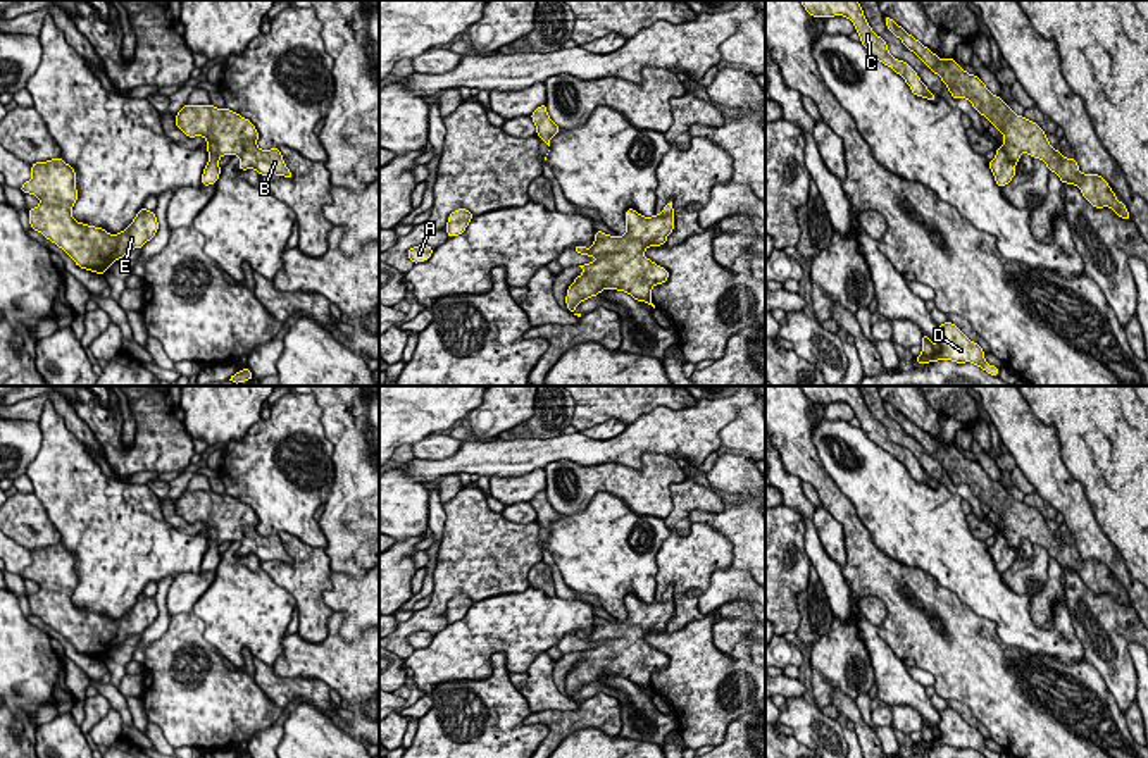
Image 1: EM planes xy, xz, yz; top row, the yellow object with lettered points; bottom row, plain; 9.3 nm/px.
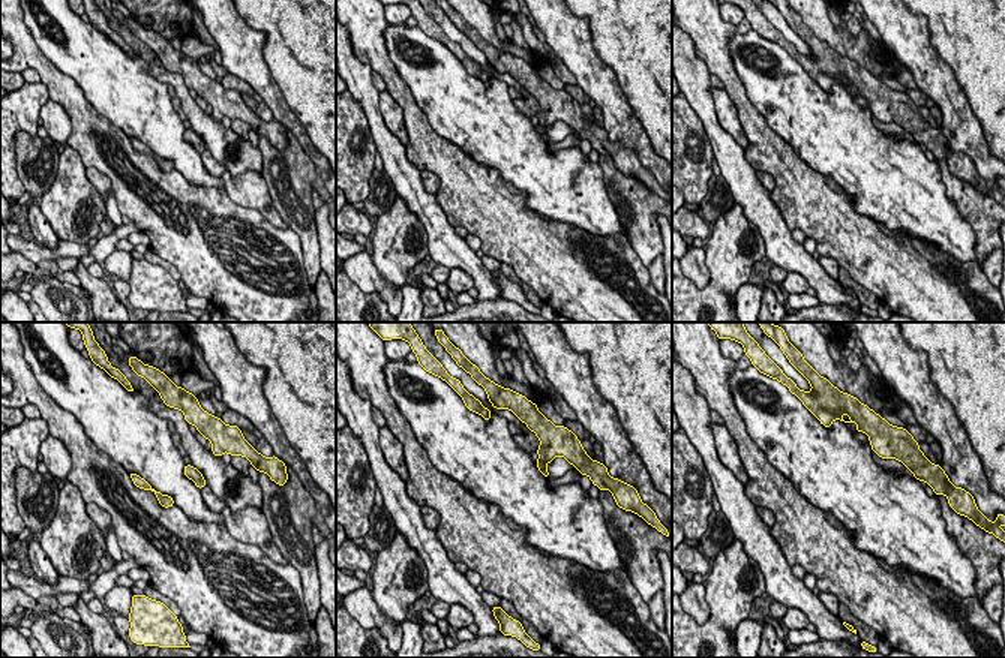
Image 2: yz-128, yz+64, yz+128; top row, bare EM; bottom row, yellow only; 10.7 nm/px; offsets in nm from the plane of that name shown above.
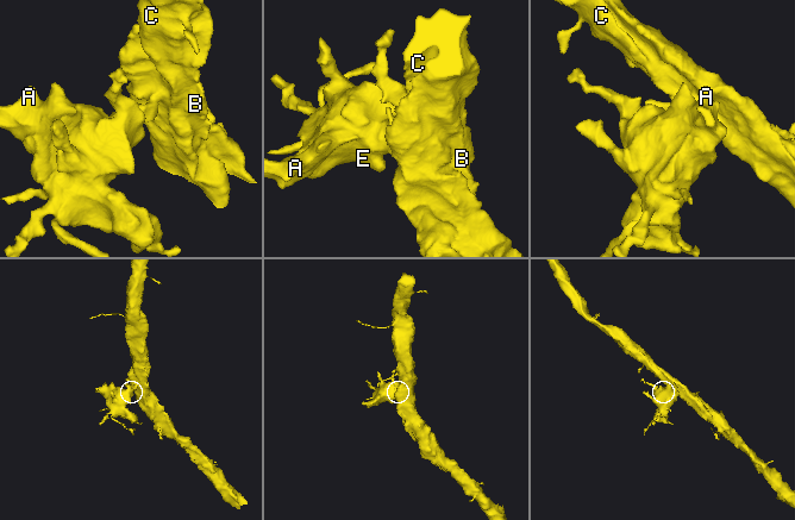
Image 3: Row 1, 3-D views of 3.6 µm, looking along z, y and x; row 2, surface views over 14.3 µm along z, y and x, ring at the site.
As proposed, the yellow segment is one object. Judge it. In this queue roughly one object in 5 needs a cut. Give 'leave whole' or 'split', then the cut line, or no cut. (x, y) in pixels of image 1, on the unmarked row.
leave whole; cut none

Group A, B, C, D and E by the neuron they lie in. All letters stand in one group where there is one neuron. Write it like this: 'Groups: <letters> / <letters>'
Groups: A B C D E

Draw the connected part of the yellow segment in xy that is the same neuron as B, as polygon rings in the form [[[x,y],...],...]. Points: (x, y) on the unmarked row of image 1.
[[[183,491],[176,500],[176,513],[188,524],[207,525],[209,548],[202,560],[202,572],[215,570],[221,560],[219,544],[238,541],[238,555],[255,555],[260,562],[293,563],[279,534],[260,536],[255,512],[229,494],[209,491]]]

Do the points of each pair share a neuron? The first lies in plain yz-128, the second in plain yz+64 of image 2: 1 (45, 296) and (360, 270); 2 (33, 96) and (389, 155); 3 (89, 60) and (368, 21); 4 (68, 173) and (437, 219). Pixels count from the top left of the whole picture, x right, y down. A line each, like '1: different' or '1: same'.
1: same
2: different
3: different
4: different

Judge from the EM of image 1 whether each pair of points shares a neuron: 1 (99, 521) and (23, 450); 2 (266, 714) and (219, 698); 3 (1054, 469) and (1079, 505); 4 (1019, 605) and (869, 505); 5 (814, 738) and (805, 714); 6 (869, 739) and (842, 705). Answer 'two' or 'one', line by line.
1: two
2: one
3: one
4: one
5: one
6: one

